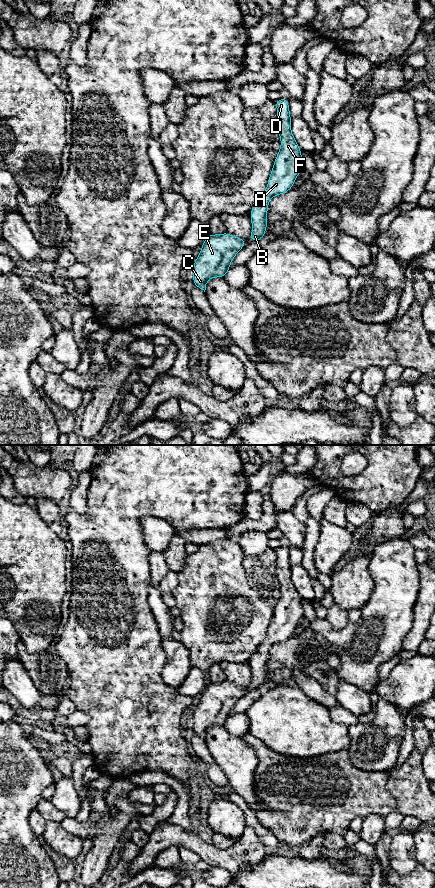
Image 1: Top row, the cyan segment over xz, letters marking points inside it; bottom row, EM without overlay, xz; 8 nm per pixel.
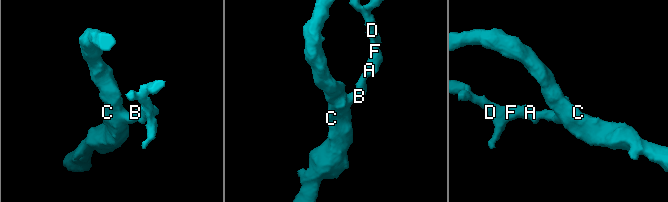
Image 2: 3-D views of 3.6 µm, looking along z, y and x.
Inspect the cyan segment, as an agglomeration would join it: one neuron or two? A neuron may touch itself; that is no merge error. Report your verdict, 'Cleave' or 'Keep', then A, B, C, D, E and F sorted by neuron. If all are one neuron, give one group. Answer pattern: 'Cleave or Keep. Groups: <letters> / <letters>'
Keep. Groups: A B C D E F

